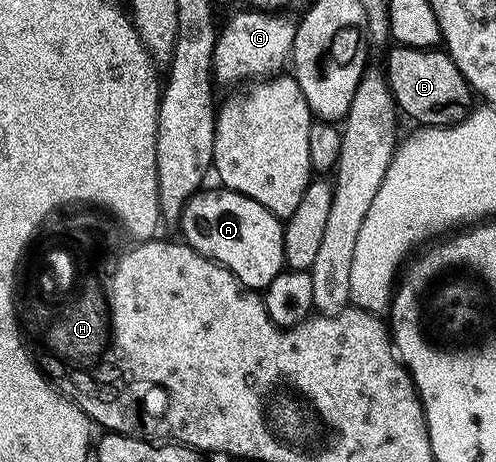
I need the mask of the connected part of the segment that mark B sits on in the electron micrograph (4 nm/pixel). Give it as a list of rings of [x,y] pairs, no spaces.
[[[394,45],[392,49],[389,66],[387,65],[387,79],[396,109],[402,115],[405,113],[407,117],[414,118],[421,126],[453,126],[456,122],[462,122],[474,109],[475,91],[463,76],[463,72],[459,72],[459,68],[453,63],[453,57],[444,49],[420,50],[414,46],[398,45]]]

